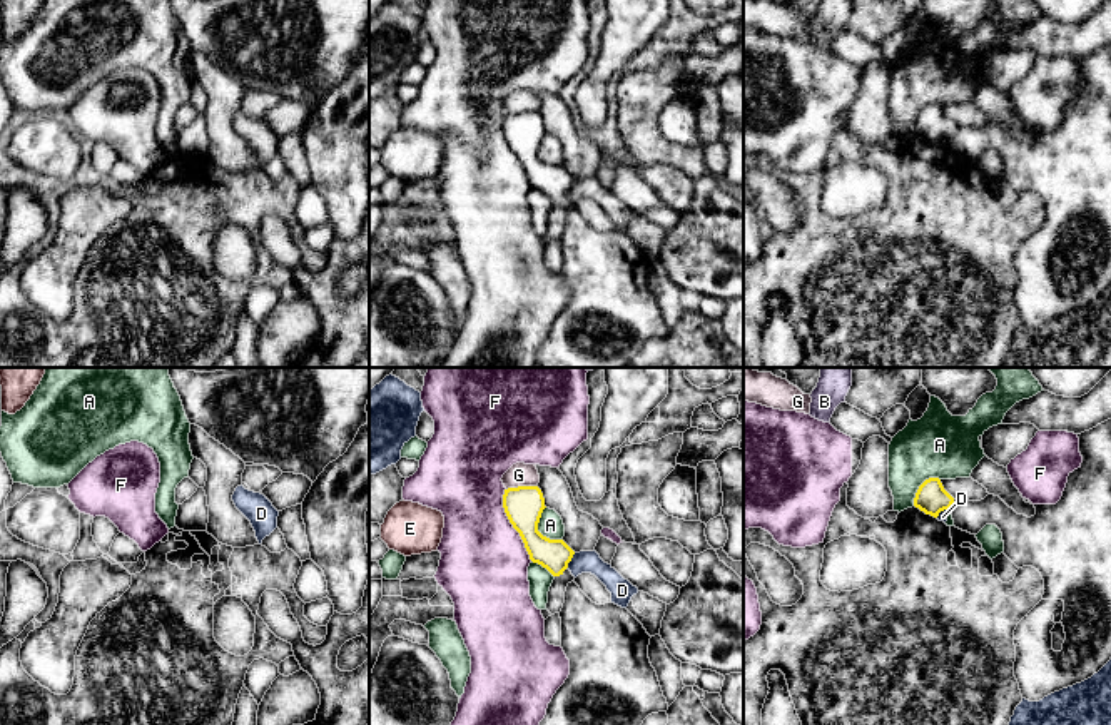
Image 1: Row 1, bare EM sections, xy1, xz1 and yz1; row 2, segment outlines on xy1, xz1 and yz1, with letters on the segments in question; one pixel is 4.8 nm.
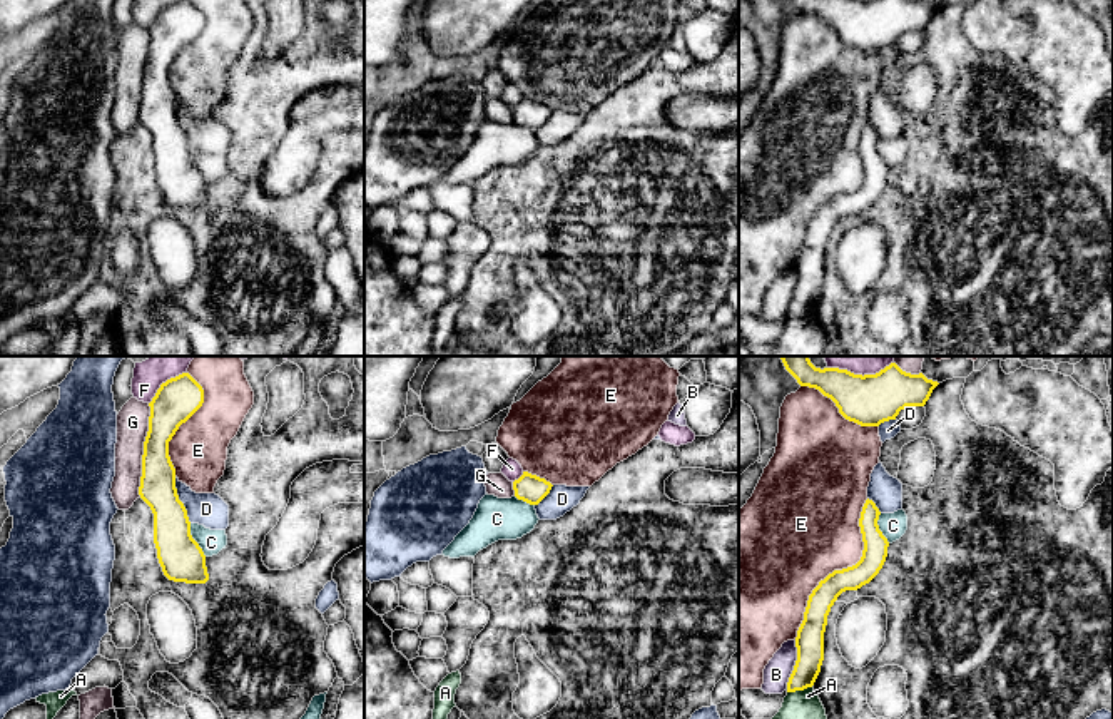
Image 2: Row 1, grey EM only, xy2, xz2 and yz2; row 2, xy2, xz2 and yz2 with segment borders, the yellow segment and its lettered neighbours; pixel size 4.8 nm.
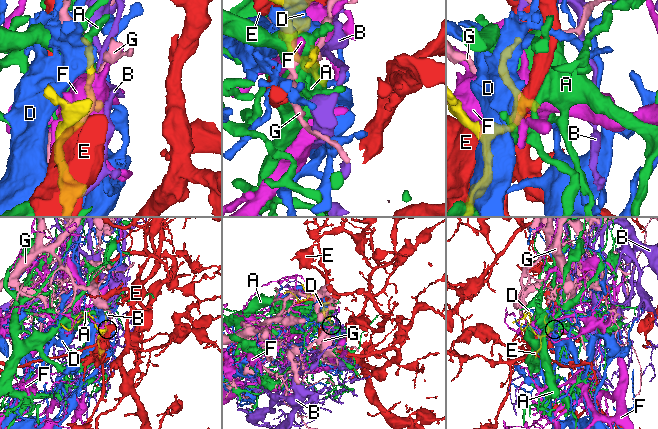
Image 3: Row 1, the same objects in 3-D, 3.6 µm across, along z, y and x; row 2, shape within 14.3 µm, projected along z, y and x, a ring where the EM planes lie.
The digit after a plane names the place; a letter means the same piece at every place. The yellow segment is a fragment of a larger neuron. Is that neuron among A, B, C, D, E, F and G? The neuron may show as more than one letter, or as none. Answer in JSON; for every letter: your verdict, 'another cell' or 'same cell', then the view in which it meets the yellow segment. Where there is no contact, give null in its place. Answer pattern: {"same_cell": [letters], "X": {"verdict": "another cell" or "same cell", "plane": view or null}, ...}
{"same_cell": [], "A": {"verdict": "another cell", "plane": "xz1"}, "B": {"verdict": "another cell", "plane": "yz2"}, "C": {"verdict": "another cell", "plane": "xy2"}, "D": {"verdict": "another cell", "plane": "xy2"}, "E": {"verdict": "another cell", "plane": "yz2"}, "F": {"verdict": "another cell", "plane": "xz1"}, "G": {"verdict": "another cell", "plane": "xy2"}}

